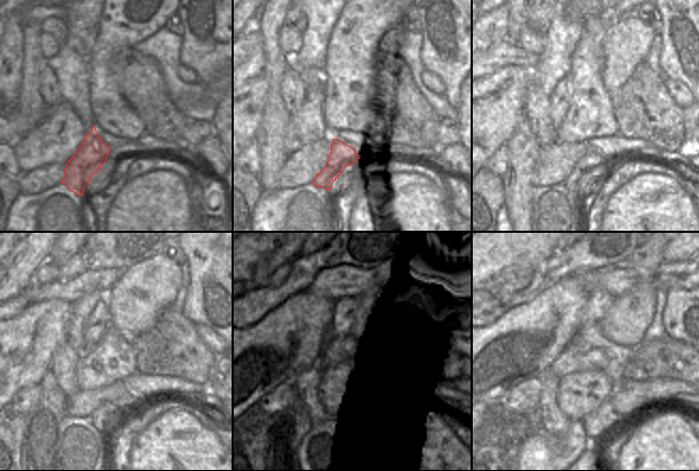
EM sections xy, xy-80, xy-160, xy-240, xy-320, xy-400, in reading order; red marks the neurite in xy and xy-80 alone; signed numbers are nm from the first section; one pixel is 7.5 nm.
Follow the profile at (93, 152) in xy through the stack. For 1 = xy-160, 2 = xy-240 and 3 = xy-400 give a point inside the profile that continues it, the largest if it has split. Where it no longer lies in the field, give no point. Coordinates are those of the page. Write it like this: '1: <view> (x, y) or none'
1: xy-160 (591, 160)
2: xy-240 (101, 417)
3: xy-400 (622, 403)

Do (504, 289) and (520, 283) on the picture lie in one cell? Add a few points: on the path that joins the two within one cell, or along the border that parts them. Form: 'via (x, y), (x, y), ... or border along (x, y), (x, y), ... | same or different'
via (508, 289), (515, 286) | same

